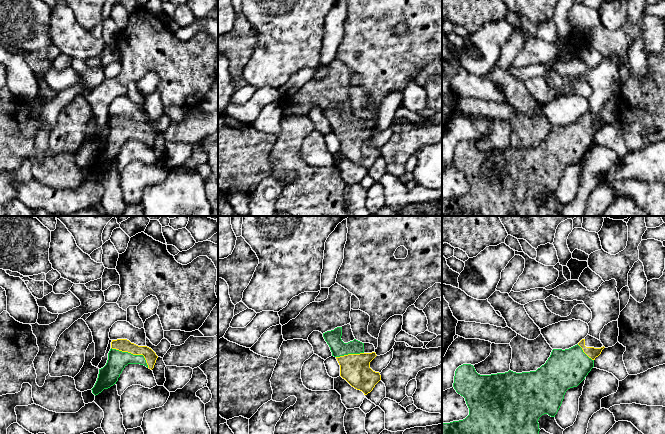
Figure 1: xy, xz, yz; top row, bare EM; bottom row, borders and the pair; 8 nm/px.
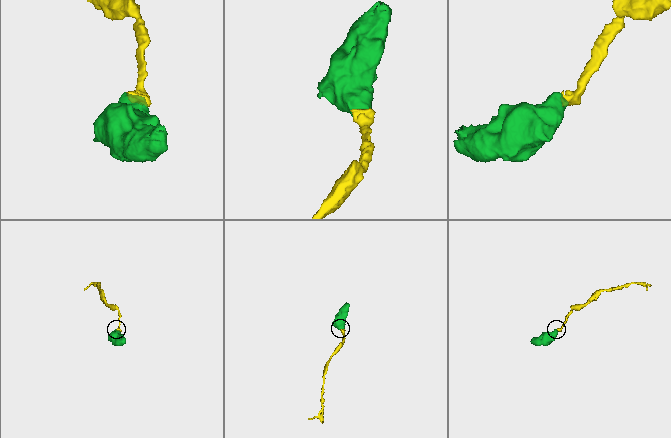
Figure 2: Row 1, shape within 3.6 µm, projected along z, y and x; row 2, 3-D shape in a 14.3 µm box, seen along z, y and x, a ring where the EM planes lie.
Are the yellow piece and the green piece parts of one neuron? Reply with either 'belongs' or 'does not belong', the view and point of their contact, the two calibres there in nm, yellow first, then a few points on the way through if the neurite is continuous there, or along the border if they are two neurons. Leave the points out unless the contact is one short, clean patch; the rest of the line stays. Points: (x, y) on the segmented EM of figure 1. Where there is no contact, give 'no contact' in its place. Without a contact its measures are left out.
belongs; meets yellow in xy at (133, 354); 110 nm thick on the yellow side, 160 nm on the other; runs through xy (124, 345), (133, 354), (123, 354), (117, 360)

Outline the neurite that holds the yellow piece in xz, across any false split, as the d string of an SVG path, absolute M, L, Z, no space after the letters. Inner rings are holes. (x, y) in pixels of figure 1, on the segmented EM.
M342 327L323 333L323 337L340 365L340 376L352 387L367 395L381 380L379 372L370 368L370 362L377 356L375 352L365 353L364 343L354 339L344 343L341 339Z

